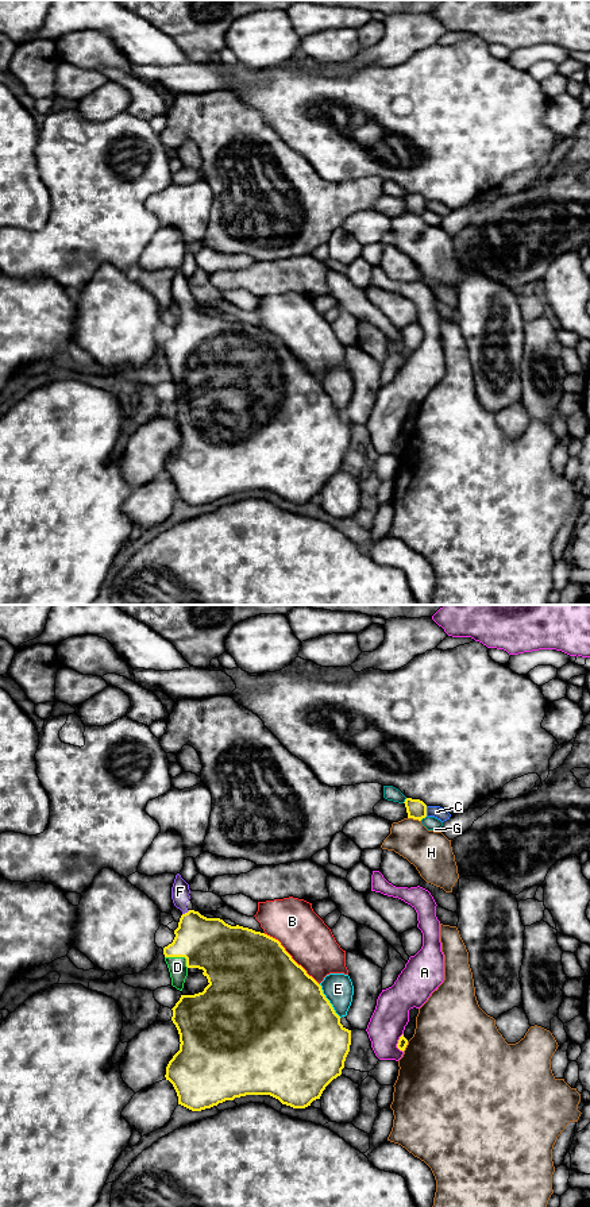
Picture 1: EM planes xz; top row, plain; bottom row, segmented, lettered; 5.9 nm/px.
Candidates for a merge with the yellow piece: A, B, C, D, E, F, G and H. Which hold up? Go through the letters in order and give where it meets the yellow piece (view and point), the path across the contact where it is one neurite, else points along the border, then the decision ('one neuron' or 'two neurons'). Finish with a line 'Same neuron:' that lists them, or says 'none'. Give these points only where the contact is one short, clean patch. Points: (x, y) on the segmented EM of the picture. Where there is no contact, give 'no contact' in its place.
A: meets yellow in xz at (398, 1042); two neurons
B: meets yellow in xz at (290, 956); two neurons
C: meets yellow in xz at (425, 812); two neurons
D: meets yellow in xz at (180, 956); runs through xz (209, 944), (197, 944), (180, 956), (177, 967); one neuron
E: meets yellow in xz at (328, 1001); two neurons
F: meets yellow in xz at (185, 913); runs through xz (209, 944), (192, 926), (185, 913), (180, 902), (180, 891); one neuron
G: meets yellow in xz at (423, 817); two neurons
H: meets yellow in xz at (415, 818); two neurons
Same neuron: D, F

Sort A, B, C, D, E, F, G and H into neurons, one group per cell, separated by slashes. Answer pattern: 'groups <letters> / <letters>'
groups A / B / C / D F / E / G / H

